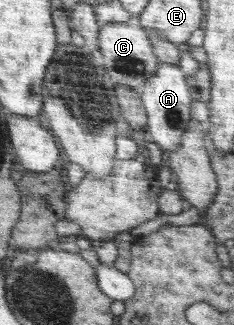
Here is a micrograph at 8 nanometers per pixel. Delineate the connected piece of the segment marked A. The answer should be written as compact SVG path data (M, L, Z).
M160 63L159 70L149 79L147 84L140 89L140 99L144 104L148 121L145 134L150 140L159 145L165 151L175 152L181 148L185 128L189 124L189 106L191 106L190 86L187 84L187 76L177 64Z

